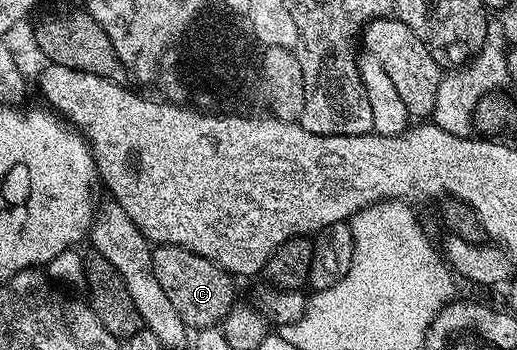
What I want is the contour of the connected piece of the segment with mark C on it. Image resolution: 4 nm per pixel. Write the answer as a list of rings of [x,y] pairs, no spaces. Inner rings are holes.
[[[169,243],[152,248],[154,273],[158,277],[158,285],[170,297],[178,317],[189,329],[212,329],[223,324],[228,310],[237,302],[236,287],[233,276],[223,271],[212,260],[202,257],[185,247],[175,247]]]

